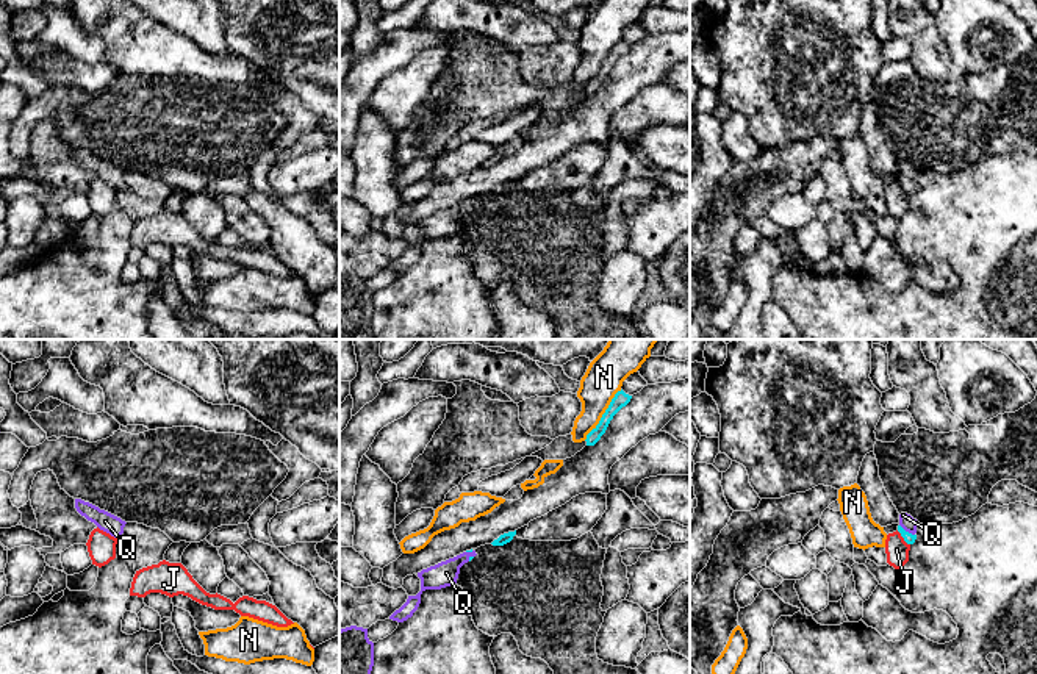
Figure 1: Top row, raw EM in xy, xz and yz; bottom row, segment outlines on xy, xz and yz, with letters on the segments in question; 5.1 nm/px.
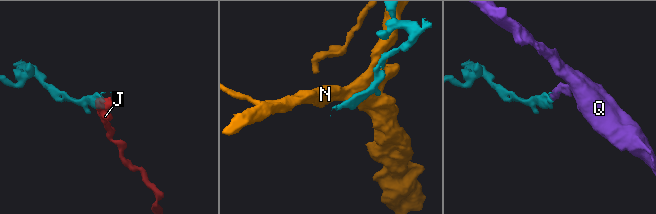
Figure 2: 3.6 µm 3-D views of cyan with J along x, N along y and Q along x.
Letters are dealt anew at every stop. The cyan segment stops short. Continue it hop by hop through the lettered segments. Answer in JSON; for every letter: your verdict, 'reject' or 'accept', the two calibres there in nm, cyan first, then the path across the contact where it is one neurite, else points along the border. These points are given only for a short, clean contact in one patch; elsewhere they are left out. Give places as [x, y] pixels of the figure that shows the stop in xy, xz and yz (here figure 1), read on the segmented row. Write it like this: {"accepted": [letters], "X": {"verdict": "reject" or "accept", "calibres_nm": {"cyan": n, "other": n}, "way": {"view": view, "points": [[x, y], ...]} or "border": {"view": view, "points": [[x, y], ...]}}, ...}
{"accepted": ["Q"], "J": {"verdict": "reject", "calibres_nm": {"cyan": 60, "other": 120}, "border": {"view": "yz", "points": [[897, 530], [909, 544]]}}, "N": {"verdict": "reject", "calibres_nm": {"cyan": 80, "other": 200}}, "Q": {"verdict": "accept", "calibres_nm": {"cyan": 60, "other": 80}, "way": {"view": "yz", "points": [[909, 538], [907, 532], [906, 521]]}}}

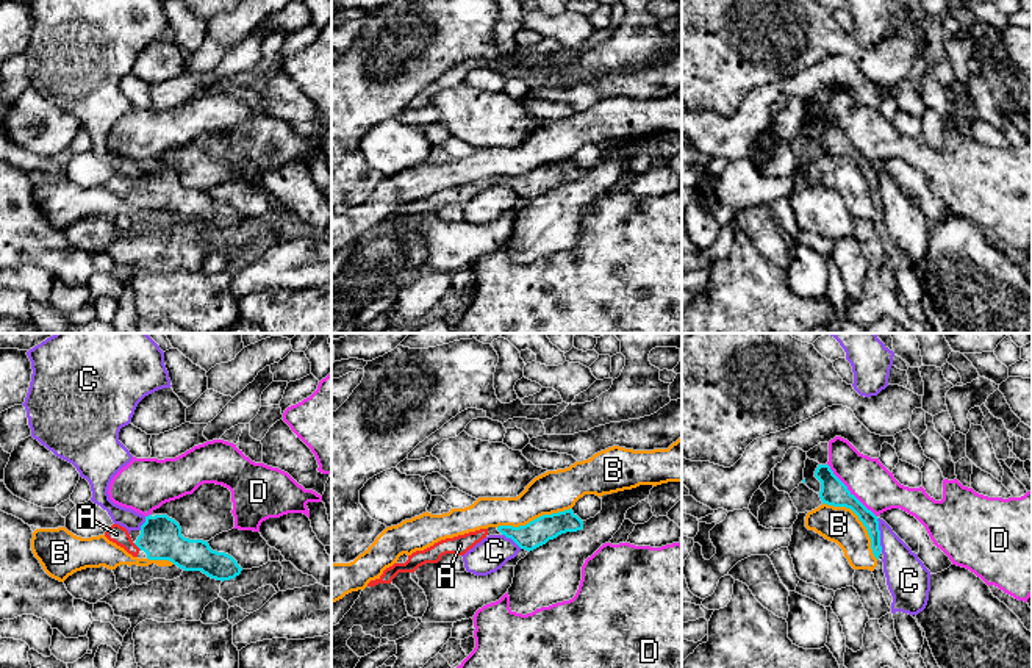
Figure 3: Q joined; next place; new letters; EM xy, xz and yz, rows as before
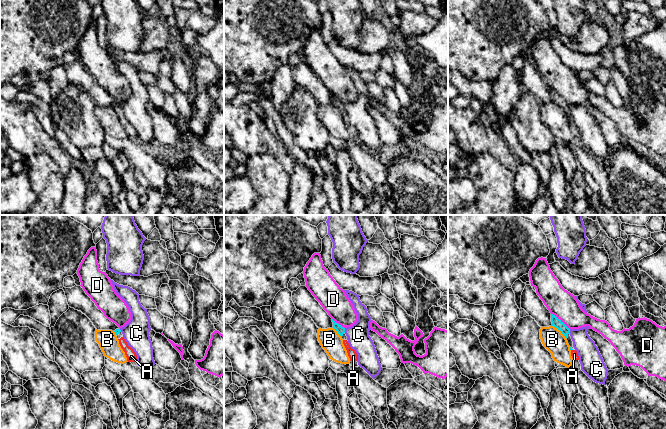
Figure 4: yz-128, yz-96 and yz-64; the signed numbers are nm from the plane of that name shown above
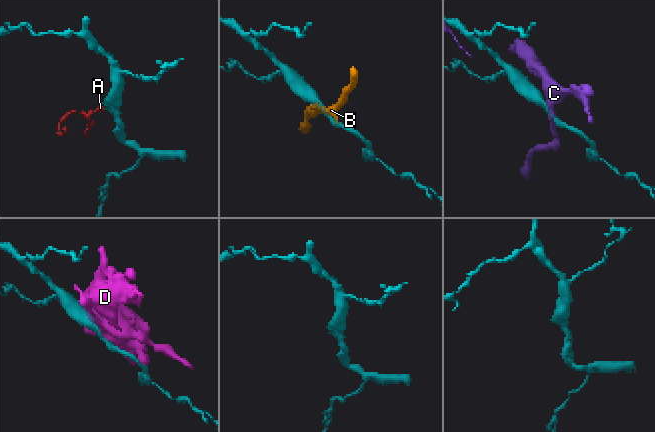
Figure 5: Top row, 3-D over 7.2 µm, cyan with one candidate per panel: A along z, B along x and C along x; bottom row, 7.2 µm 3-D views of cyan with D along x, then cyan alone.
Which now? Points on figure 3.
{"accepted": ["A"], "A": {"verdict": "accept", "calibres_nm": {"cyan": 220, "other": 90}, "way": {"view": "xy", "points": [[160, 538], [138, 546], [130, 546], [116, 534]]}}, "B": {"verdict": "reject", "calibres_nm": {"cyan": 140, "other": 190}}, "C": {"verdict": "reject", "calibres_nm": {"cyan": 80, "other": 220}}, "D": {"verdict": "reject", "calibres_nm": {"cyan": 140, "other": 220}}}

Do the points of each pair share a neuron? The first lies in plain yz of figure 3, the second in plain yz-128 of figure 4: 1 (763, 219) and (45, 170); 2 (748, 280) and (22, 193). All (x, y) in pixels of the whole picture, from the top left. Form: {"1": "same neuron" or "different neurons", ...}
{"1": "different neurons", "2": "different neurons"}

